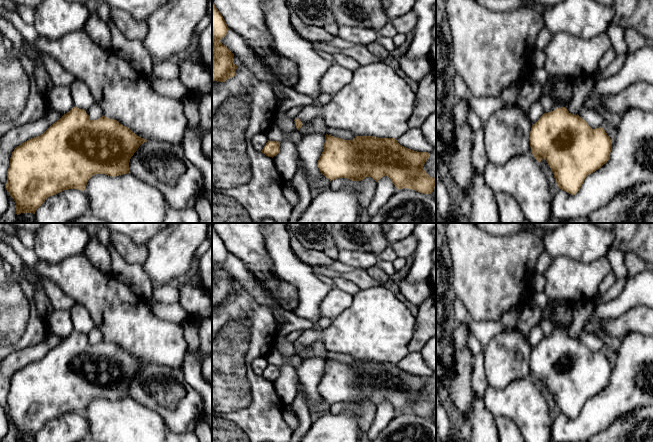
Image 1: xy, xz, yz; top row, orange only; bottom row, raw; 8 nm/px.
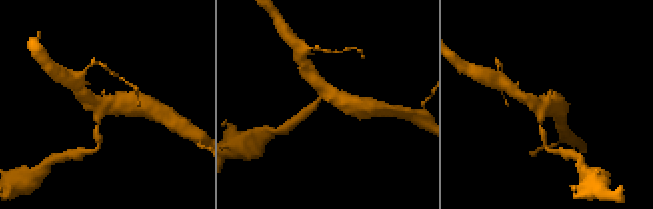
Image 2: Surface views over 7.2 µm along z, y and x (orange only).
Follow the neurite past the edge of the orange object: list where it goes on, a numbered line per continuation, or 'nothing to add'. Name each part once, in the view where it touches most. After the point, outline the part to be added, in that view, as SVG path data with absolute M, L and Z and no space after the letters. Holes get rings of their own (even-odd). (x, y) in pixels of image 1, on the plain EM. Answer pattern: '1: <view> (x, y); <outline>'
1: xy (124, 318); M84 254L73 256L59 264L49 264L39 259L34 269L90 312L96 327L103 334L103 340L117 344L148 365L168 365L180 369L188 349L182 324L156 317L146 300L111 273L97 269Z

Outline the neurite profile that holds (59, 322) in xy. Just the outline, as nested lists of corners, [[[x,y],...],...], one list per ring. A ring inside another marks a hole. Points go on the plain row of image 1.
[[[53,310],[47,318],[47,327],[55,335],[66,338],[73,331],[71,310]]]

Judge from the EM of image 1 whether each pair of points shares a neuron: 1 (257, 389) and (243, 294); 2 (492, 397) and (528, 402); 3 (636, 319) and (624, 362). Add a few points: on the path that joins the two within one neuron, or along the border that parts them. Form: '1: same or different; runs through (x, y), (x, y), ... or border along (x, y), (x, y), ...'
1: same; runs through (249, 365), (249, 357), (257, 348), (257, 318)
2: same; runs through (501, 402), (519, 402)
3: different; border along (642, 333), (629, 332), (621, 339)

